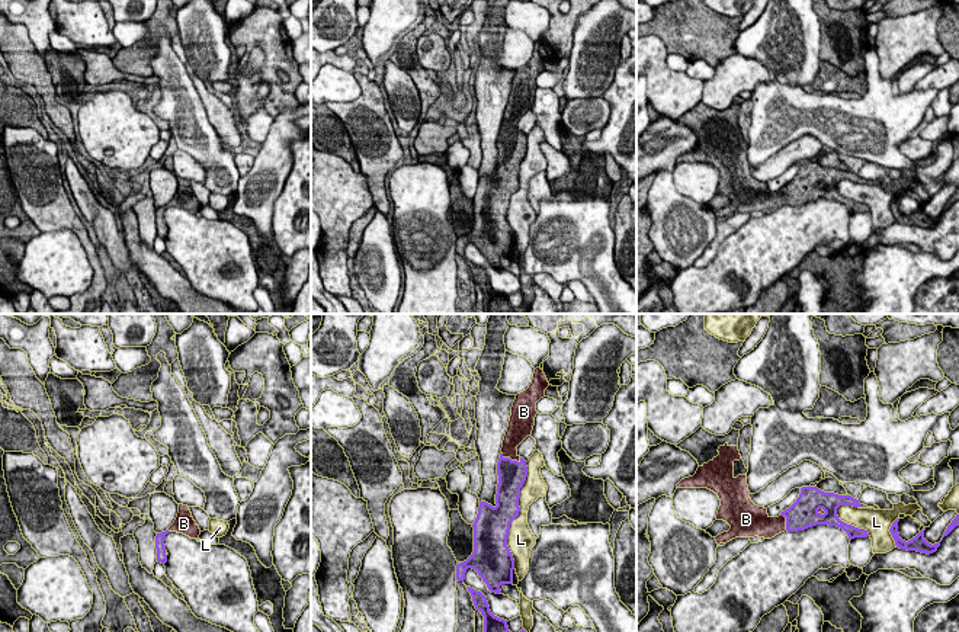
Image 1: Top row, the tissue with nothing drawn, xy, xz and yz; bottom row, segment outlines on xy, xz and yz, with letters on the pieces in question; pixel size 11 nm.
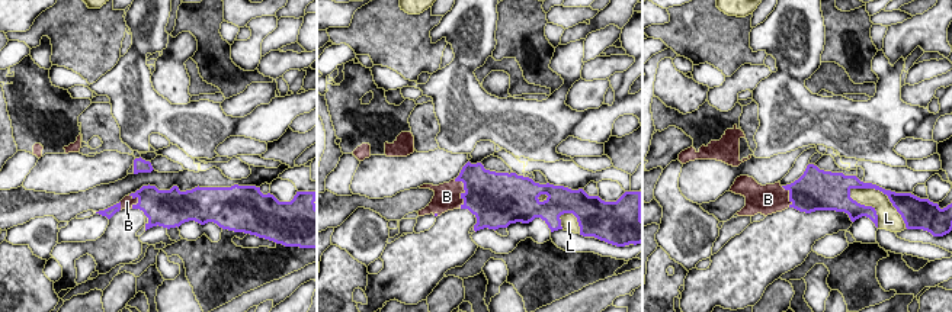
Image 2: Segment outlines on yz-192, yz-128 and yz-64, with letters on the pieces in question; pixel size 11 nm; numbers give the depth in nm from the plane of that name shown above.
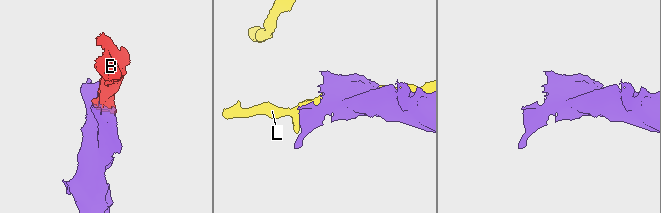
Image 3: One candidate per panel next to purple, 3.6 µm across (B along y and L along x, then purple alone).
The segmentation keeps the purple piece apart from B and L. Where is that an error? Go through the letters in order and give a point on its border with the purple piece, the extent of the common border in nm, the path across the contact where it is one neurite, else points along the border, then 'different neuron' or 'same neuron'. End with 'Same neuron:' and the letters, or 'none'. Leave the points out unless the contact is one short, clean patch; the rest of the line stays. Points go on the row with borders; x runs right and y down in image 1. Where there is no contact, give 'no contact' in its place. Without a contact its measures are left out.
B: contact xz (509, 458); length 240 nm; same neuron
L: contact xz (518, 515); length 1200 nm; different neuron
Same neuron: B

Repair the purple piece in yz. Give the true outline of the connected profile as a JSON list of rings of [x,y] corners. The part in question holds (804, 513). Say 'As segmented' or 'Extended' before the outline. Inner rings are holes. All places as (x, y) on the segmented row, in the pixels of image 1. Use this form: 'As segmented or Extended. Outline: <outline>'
Extended. Outline: [[[699,427],[676,445],[699,463],[696,474],[681,479],[677,488],[708,488],[721,500],[716,520],[727,522],[731,529],[715,538],[718,545],[735,538],[772,539],[785,530],[798,532],[817,524],[837,526],[850,540],[869,536],[867,530],[847,524],[837,516],[840,506],[862,507],[859,500],[824,493],[817,487],[802,487],[789,509],[779,517],[770,517],[767,509],[756,506],[750,498],[748,469],[738,450],[738,437],[740,430],[735,429],[725,436],[716,436]]]

